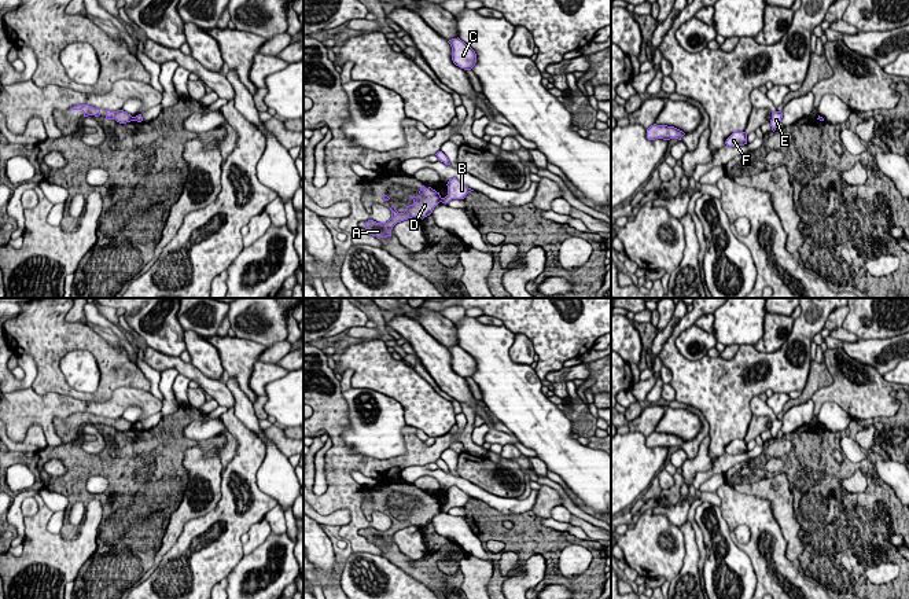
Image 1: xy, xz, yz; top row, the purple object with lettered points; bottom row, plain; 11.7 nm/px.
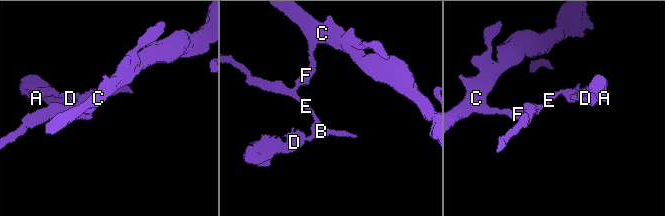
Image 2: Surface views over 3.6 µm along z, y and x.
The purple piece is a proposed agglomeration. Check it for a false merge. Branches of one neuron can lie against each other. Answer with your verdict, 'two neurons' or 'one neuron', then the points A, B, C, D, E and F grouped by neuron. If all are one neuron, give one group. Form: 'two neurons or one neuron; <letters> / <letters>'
two neurons; A D / B C E F

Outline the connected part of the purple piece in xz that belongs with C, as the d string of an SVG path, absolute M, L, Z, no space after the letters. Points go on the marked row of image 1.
M459 37L448 41L452 47L452 60L456 66L471 70L476 63L475 51Z

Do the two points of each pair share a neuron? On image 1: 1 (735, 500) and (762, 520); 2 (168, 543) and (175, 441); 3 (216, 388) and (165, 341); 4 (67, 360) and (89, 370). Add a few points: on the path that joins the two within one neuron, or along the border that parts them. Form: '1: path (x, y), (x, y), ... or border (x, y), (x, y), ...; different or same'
1: path (742, 507), (755, 514); same
2: border (184, 491), (157, 550); different
3: border (148, 345), (179, 357); different
4: path (73, 364), (84, 370); same

